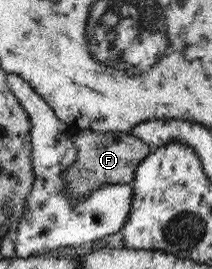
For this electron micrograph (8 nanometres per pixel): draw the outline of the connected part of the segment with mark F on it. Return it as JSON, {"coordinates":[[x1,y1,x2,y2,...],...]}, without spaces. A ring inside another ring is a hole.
{"coordinates":[[73,130,71,138,77,147,77,160,61,172,66,178,66,193,70,200,80,202,89,192,103,184,130,184,135,169,152,148,132,134,123,132,95,132,91,130]]}

